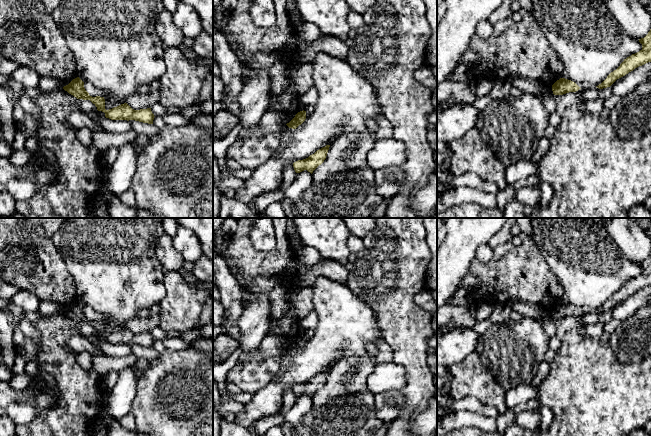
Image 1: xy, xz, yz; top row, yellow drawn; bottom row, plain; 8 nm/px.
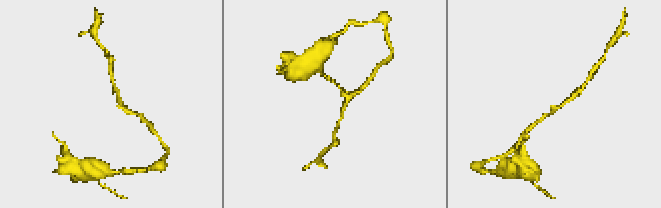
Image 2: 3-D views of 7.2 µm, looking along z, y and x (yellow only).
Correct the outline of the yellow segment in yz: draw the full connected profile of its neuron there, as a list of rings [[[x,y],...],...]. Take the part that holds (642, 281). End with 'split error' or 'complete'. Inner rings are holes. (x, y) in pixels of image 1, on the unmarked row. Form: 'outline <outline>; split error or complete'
outline [[[651,253],[644,262],[639,263],[639,266],[642,268],[642,273],[624,283],[616,294],[611,296],[601,308],[596,310],[597,312],[610,311],[617,303],[625,300],[635,292],[651,286]]]; complete

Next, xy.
outline [[[79,301],[73,303],[68,309],[64,310],[63,313],[77,323],[90,324],[97,331],[98,335],[104,336],[105,341],[111,344],[135,344],[153,348],[155,340],[152,337],[151,332],[134,334],[127,327],[124,327],[106,334],[104,321],[90,320],[84,312],[84,306]]]; complete

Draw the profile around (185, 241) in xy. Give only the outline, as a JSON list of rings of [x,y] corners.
[[[179,225],[177,232],[172,237],[172,243],[187,262],[195,263],[203,255],[197,236],[189,228]]]

